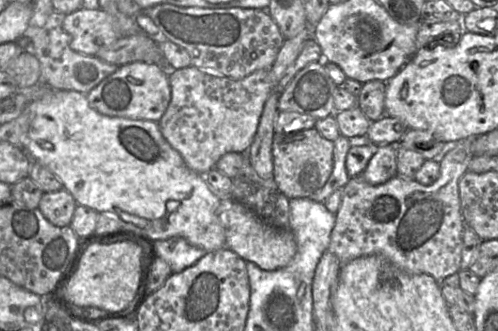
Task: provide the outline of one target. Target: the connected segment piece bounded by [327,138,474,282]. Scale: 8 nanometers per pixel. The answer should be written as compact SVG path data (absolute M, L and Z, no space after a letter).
M465 138L458 141L447 143L447 148L436 160L440 165L439 176L437 180L431 185L422 185L415 179L404 178L399 175L394 176L385 183L379 185L369 184L363 177L362 174L349 179L347 184L342 188L342 201L338 211L335 213L335 225L330 235L330 242L327 251L334 254L341 266L346 265L350 261L364 256L379 254L386 257L398 268L410 274L428 274L436 279L438 282L442 281L446 277L458 273L460 271L461 264L461 253L462 253L462 236L465 230L466 224L461 213L461 205L459 198L459 182L461 177L468 171L468 167L474 155L471 147L474 138Z

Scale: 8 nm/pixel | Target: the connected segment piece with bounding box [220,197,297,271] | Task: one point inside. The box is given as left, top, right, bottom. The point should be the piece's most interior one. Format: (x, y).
(269, 248)

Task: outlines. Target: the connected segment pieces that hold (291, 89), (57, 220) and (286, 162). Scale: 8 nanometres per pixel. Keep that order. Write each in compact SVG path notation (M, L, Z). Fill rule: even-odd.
M313 62L301 69L279 94L278 112L297 112L317 120L334 115L334 93L337 88L325 63Z
M61 189L43 193L38 209L51 224L63 227L70 225L76 206L74 197L67 190Z
M313 127L283 134L274 133L272 142L273 176L278 190L288 199L310 198L327 182L333 169L334 144Z

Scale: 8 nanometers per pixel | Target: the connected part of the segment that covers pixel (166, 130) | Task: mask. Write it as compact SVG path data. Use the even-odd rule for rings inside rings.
M189 66L168 71L168 81L170 102L157 124L165 140L181 155L190 170L204 176L224 154L246 154L271 93L268 69L233 80Z

